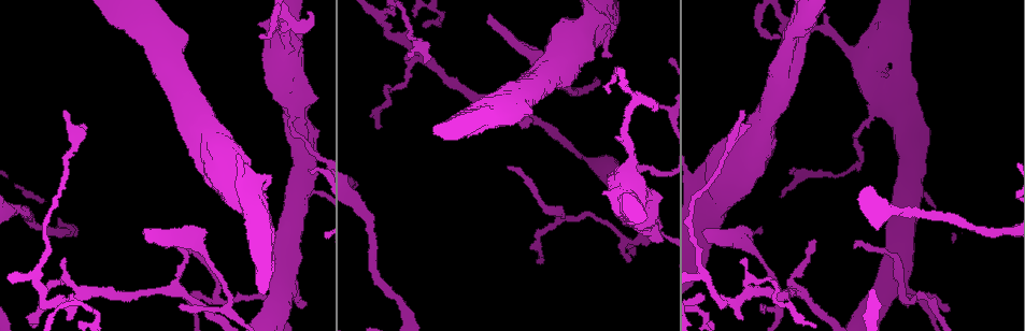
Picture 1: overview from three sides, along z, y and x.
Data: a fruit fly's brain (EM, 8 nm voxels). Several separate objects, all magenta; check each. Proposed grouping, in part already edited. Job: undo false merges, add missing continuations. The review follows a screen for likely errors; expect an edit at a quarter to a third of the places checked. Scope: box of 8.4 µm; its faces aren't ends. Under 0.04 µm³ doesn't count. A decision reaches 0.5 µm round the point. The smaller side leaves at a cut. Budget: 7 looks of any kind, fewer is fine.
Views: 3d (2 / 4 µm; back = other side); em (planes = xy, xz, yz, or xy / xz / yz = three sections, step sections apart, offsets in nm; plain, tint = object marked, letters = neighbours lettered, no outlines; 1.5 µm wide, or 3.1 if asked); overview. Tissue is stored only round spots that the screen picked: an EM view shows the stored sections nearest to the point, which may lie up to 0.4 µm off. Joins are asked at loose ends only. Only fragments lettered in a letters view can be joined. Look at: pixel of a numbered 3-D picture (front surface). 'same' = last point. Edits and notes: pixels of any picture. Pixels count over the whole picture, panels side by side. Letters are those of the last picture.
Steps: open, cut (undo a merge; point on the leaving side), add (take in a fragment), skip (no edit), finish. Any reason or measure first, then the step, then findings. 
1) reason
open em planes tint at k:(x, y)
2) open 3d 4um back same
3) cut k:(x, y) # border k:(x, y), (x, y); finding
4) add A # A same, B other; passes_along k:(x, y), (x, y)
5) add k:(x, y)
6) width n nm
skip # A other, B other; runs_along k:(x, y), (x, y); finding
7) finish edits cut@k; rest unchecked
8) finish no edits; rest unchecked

thin end
open 3d 2um back at 1:(408, 60)

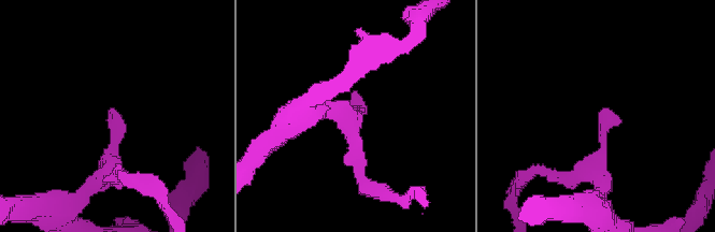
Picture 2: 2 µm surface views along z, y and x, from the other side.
open em planes letters at 2:(114, 109)

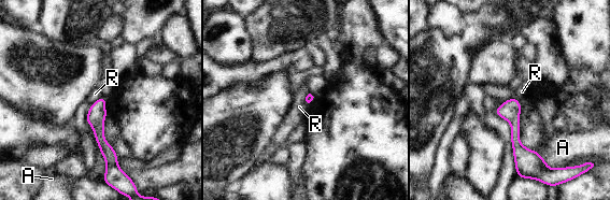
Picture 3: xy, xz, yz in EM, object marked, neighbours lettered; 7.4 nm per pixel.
skip # A other, R other; none of them fits

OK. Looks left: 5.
free end
open em yz step 8 letters at 1:(144, 231)

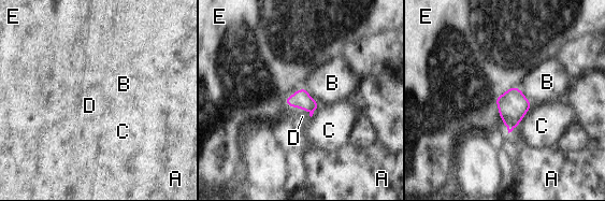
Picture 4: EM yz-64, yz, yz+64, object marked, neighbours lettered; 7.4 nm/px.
add D # A other, B other, C other, D same, E other; passes_along 4:(301, 99), (301, 109), (302, 116); it goes on there

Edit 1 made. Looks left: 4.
thick end
open em planes letters at 1:(615, 28)

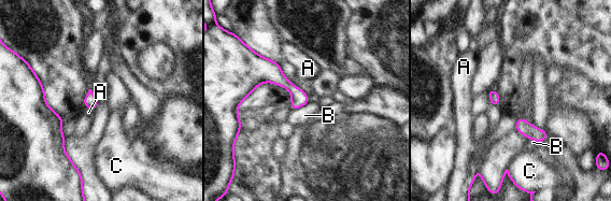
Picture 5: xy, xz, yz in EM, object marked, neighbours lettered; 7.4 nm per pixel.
skip # A other, B other, C other; runs_along 5:(242, 97), (259, 77), (278, 77), (306, 100); none of them fits

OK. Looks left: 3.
finish edits add@4; rest unchecked

